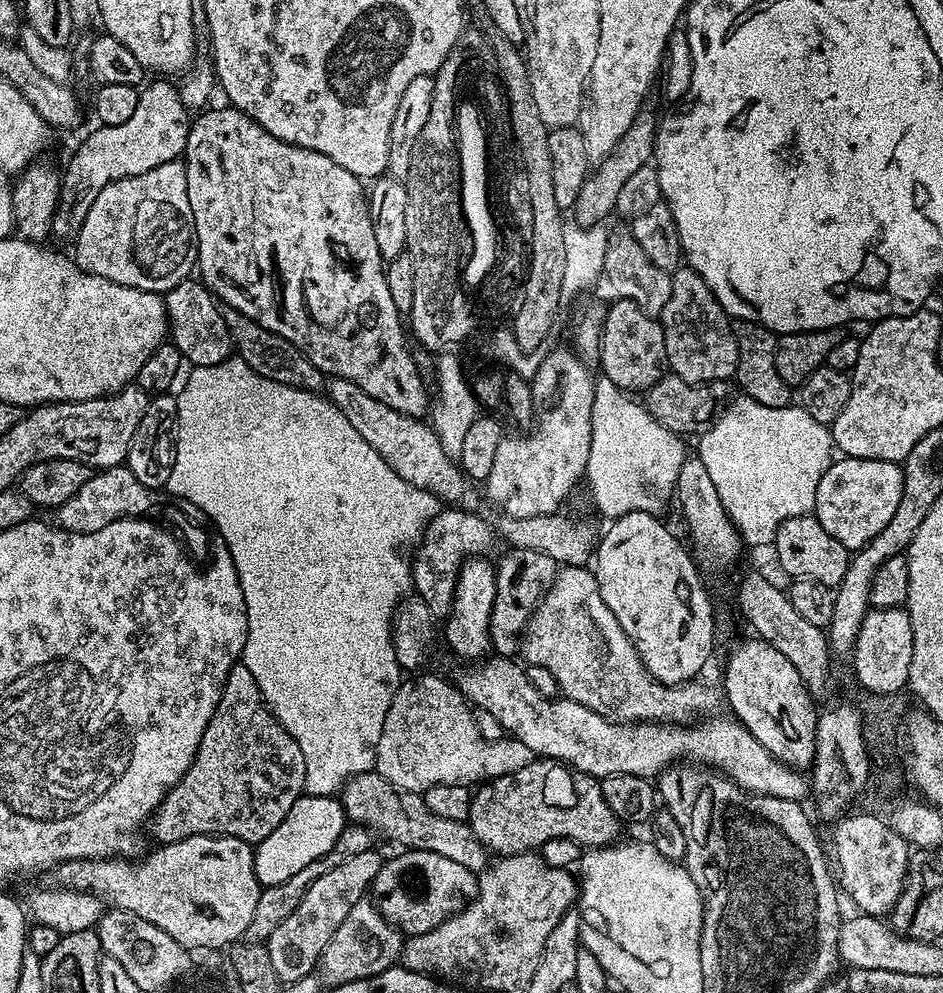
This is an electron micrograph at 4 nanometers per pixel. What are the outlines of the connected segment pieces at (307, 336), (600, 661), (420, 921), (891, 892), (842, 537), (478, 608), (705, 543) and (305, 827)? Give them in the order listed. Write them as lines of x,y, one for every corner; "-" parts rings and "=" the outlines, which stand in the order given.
231,106
223,107
209,107
197,115
201,115
197,120
195,117
191,121
182,157
186,170
186,190
190,194
190,210
194,214
196,227
198,276
204,287
217,301
228,304
246,318
254,318
254,322
258,322
266,330
286,338
294,347
302,350
306,358
310,358
310,362
318,366
320,372
332,378
354,382
359,388
366,390
370,398
378,398
378,402
386,402
386,406
394,406
394,410
402,414
417,418
427,417
430,412
430,399
428,400
428,392
424,389
423,378
416,373
416,360
408,349
406,324
405,321
404,324
400,321
403,320
402,313
394,306
394,298
390,298
390,286
386,286
386,261
382,254
378,254
378,241
374,239
370,204
360,177
350,174
350,170
342,170
342,166
326,158
326,154
318,154
309,148
299,148
274,138
274,134
262,130
258,122
254,122
238,109
=
564,566
559,569
552,589
544,595
522,633
523,656
525,665
546,666
546,670
554,674
561,693
567,699
602,714
615,724
655,722
687,725
711,713
715,709
712,707
716,704
716,696
718,700
717,689
715,692
714,689
700,684
701,682
663,684
654,679
646,670
642,658
638,658
638,650
630,642
626,630
622,630
618,618
614,618
614,610
610,610
610,606
602,602
595,571
584,566
=
409,848
401,851
401,856
385,859
384,865
378,870
370,889
374,903
391,924
396,925
405,937
426,934
426,930
434,930
450,917
458,915
476,897
477,873
468,872
466,866
445,855
431,853
430,850
=
845,814
831,825
832,828
832,852
830,848
830,856
834,861
834,872
838,877
839,887
842,889
843,895
848,896
857,904
859,911
865,916
878,916
881,918
887,917
891,913
893,906
898,902
898,898
904,889
904,879
908,873
908,857
910,855
910,846
903,838
894,830
890,830
890,826
885,822
883,815
876,814
876,816
852,816
853,814
=
853,456
833,459
828,465
826,474
822,474
822,482
818,482
816,491
816,507
814,515
818,522
822,522
826,534
838,538
842,546
850,550
864,548
894,518
894,510
898,510
898,502
902,502
902,488
904,486
903,467
895,460
863,460
=
469,558
458,574
458,582
452,599
452,612
442,624
442,640
452,652
457,652
464,662
479,662
493,651
490,636
490,618
496,597
496,570
488,558
=
698,458
685,459
682,470
678,470
674,496
677,501
680,499
680,508
684,511
685,522
688,523
688,536
692,539
690,548
695,559
705,569
730,567
739,558
740,548
742,549
740,531
726,514
718,498
718,490
714,490
714,482
710,482
710,473
=
307,794
300,796
298,802
290,806
290,814
286,814
286,818
282,818
282,822
278,822
278,826
274,826
274,830
270,830
270,834
266,834
266,838
262,838
262,842
255,845
254,874
258,878
261,889
278,886
286,882
286,878
294,878
298,870
306,870
310,862
321,860
326,854
330,854
345,827
344,805
336,796
309,796

